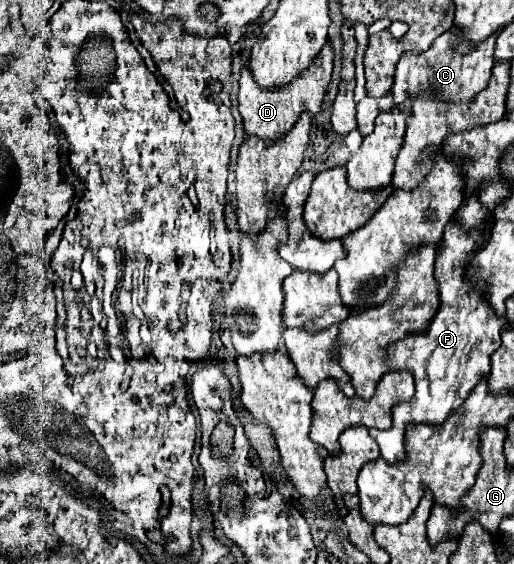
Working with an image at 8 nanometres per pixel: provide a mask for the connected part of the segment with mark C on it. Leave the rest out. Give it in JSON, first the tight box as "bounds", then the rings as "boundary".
{"bounds":[391,32,495,104],"boundary":[[[451,32],[441,34],[427,52],[419,56],[405,56],[397,70],[395,70],[395,84],[391,88],[393,92],[393,102],[401,104],[403,100],[411,98],[433,98],[437,96],[443,102],[469,102],[473,96],[477,96],[489,82],[491,68],[493,68],[493,46],[495,46],[495,36],[489,36],[481,44],[477,44],[469,54],[461,56],[453,52],[453,40],[455,36]]]}

